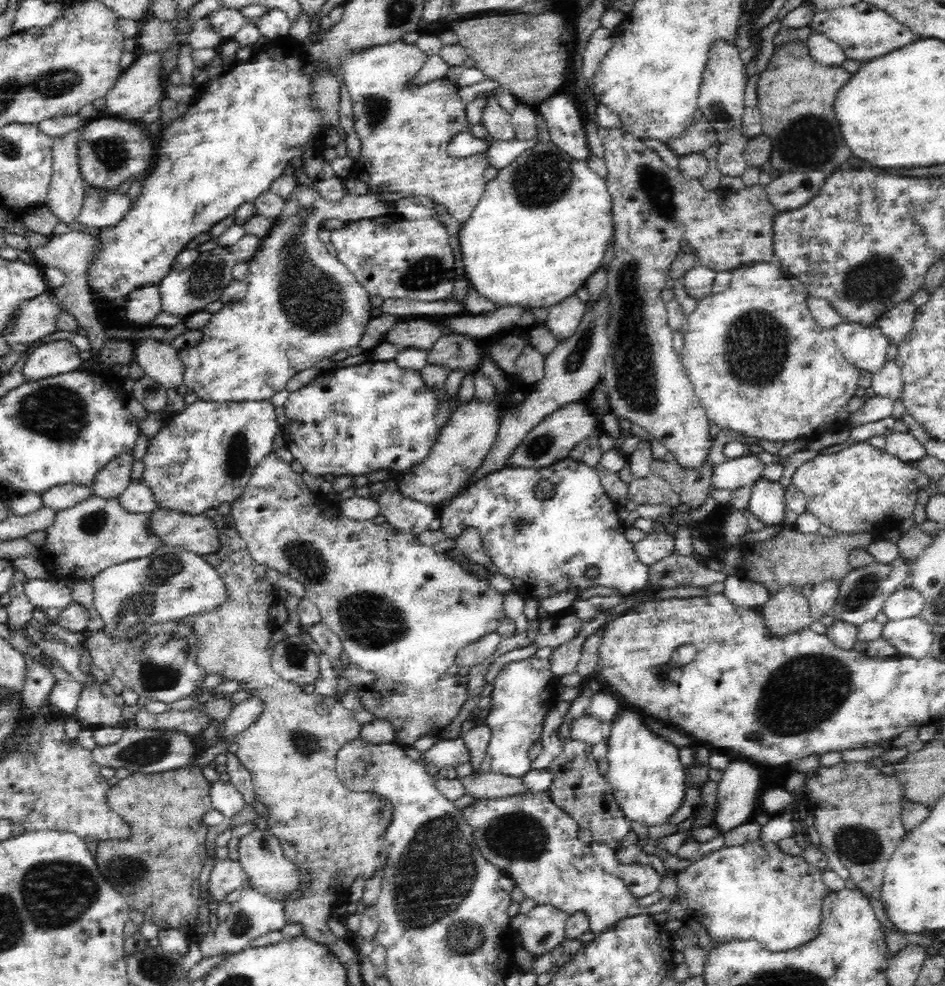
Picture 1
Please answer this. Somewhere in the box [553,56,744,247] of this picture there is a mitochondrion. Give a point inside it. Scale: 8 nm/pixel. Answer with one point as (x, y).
(655, 184)

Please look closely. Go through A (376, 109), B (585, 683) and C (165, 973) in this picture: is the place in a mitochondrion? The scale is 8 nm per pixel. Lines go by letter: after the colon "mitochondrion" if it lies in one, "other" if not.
A: mitochondrion
B: other
C: mitochondrion

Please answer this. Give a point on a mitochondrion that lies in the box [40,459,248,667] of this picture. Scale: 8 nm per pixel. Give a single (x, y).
(134, 612)

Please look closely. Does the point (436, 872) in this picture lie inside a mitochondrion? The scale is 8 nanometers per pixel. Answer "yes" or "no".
yes

